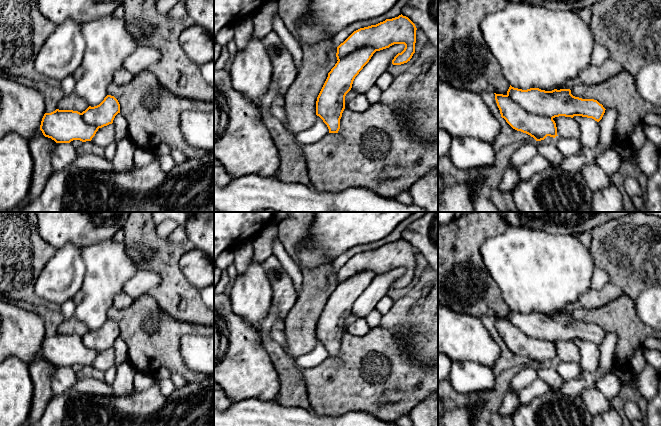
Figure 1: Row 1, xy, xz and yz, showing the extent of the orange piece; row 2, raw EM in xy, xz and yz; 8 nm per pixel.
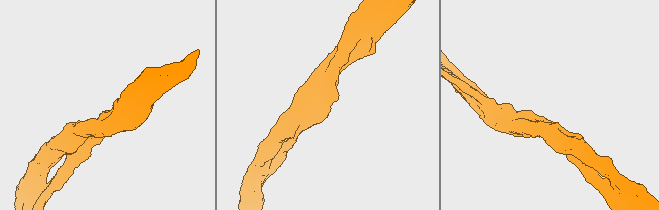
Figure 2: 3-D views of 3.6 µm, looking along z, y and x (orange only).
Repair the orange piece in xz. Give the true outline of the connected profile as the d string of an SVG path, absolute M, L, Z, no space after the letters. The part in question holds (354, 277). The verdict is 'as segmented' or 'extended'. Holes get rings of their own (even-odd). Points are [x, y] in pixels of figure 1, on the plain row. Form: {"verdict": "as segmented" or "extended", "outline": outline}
{"verdict": "extended", "outline": "M401 238L354 255L337 271L338 285L328 297L316 325L316 339L327 349L329 358L314 368L298 368L306 385L309 403L317 415L340 416L362 411L382 421L395 423L398 417L408 415L438 391L438 364L425 366L413 361L395 331L380 326L362 336L345 331L345 320L351 314L355 301L376 275L404 268L404 274L394 281L392 288L401 289L410 285L415 277L416 254L415 248ZM389 389L398 389L403 398L399 402L383 405L380 397Z"}

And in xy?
{"verdict": "extended", "outline": "M146 293L134 299L125 309L112 306L107 311L107 320L104 324L97 330L89 330L82 337L59 333L45 337L40 354L45 361L56 367L70 367L73 364L91 365L99 352L112 348L115 340L121 337L128 347L128 360L136 371L156 377L160 368L166 368L171 373L184 377L188 383L198 383L206 379L207 375L190 374L180 350L182 337L189 334L214 336L214 325L204 326L176 320L159 307L153 296Z"}

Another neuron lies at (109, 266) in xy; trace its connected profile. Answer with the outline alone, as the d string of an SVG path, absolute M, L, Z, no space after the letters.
M112 239L81 248L81 256L86 274L80 289L83 300L77 305L74 317L94 331L107 320L107 311L112 307L114 297L123 292L124 284L140 271L141 265L129 255L123 241Z

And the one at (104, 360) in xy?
M109 348L102 352L99 352L95 360L92 362L91 366L106 371L110 367L114 366L115 363L115 352L113 348Z

